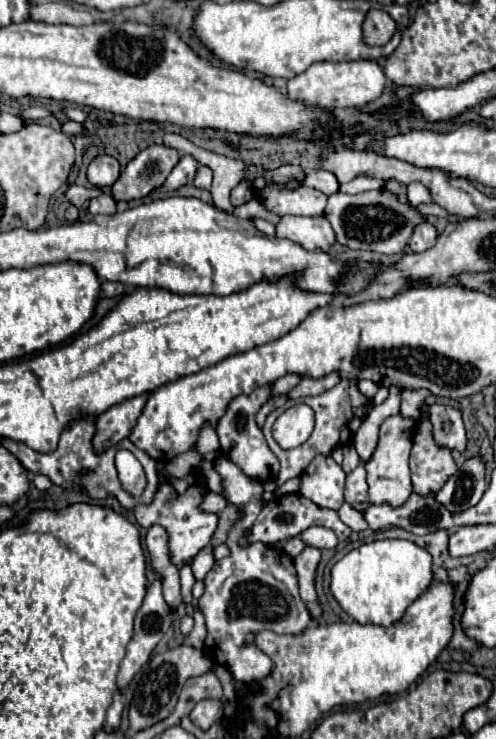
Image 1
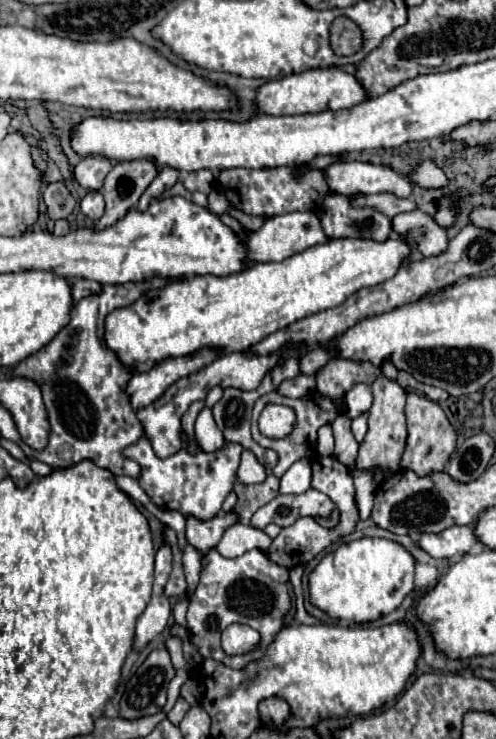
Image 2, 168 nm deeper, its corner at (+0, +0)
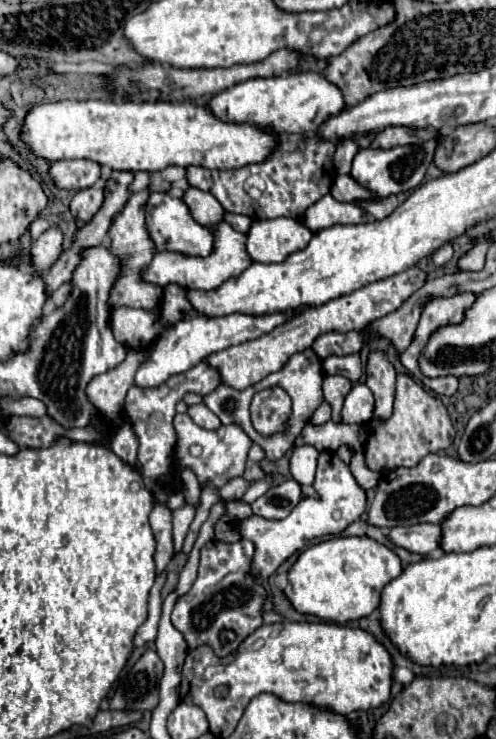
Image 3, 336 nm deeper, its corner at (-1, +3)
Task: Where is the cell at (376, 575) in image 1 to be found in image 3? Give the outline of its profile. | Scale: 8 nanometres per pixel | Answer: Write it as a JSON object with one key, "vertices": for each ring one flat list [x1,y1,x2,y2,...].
{"vertices":[[330,538,300,552,288,570,284,596,292,608,334,624,364,618,378,608,382,588,402,572,400,558,384,544,370,538]]}

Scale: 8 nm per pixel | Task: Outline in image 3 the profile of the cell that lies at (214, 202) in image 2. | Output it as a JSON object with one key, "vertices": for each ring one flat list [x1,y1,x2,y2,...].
{"vertices":[[188,188,182,196,188,206,192,218,202,226,216,226,224,218,224,208,210,192,202,192,198,188]]}

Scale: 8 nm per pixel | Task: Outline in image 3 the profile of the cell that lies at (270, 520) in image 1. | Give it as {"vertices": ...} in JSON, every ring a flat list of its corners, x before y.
{"vertices":[[288,478,286,482,270,488,264,496,254,500,250,504,252,512,262,516,262,518,274,518,274,520,280,520,280,518,288,516,290,510,302,498,302,490,300,490,300,484,296,484,296,480]]}

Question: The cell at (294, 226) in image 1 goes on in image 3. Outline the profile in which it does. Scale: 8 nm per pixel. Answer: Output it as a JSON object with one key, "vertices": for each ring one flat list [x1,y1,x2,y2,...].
{"vertices":[[294,218,256,220,248,230,248,254,254,262,282,262,288,254,306,248,312,232]]}

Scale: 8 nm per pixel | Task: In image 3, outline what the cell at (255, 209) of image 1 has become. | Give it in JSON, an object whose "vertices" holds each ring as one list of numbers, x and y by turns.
{"vertices":[[226,214,224,216,224,220,236,230,236,232,248,232,250,230,250,224,252,224,252,220,248,218,248,216,240,216,240,214]]}

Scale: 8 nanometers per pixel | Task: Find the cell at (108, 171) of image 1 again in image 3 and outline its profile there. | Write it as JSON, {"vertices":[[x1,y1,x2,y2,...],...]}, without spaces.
{"vertices":[[60,160,50,164,50,176,56,188,84,190,100,178,100,166,92,160]]}

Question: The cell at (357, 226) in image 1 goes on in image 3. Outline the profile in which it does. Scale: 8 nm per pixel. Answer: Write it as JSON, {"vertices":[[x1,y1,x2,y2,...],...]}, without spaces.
{"vertices":[[332,194,322,196,318,202,308,206,304,214,304,226,310,232,324,230,336,224,362,224,366,220,368,216,366,212,362,212,360,206,350,202,338,202,332,198]]}

